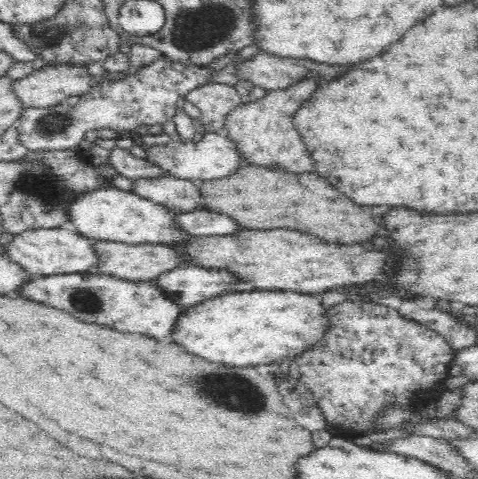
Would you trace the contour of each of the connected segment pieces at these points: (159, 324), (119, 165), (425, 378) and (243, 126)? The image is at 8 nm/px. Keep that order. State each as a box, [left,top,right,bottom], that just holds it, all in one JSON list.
[[18,272,182,338],[107,146,167,180],[289,302,456,440],[224,79,316,174]]

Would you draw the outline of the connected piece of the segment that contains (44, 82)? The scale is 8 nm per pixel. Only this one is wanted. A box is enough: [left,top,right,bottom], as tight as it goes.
[11,65,93,108]

